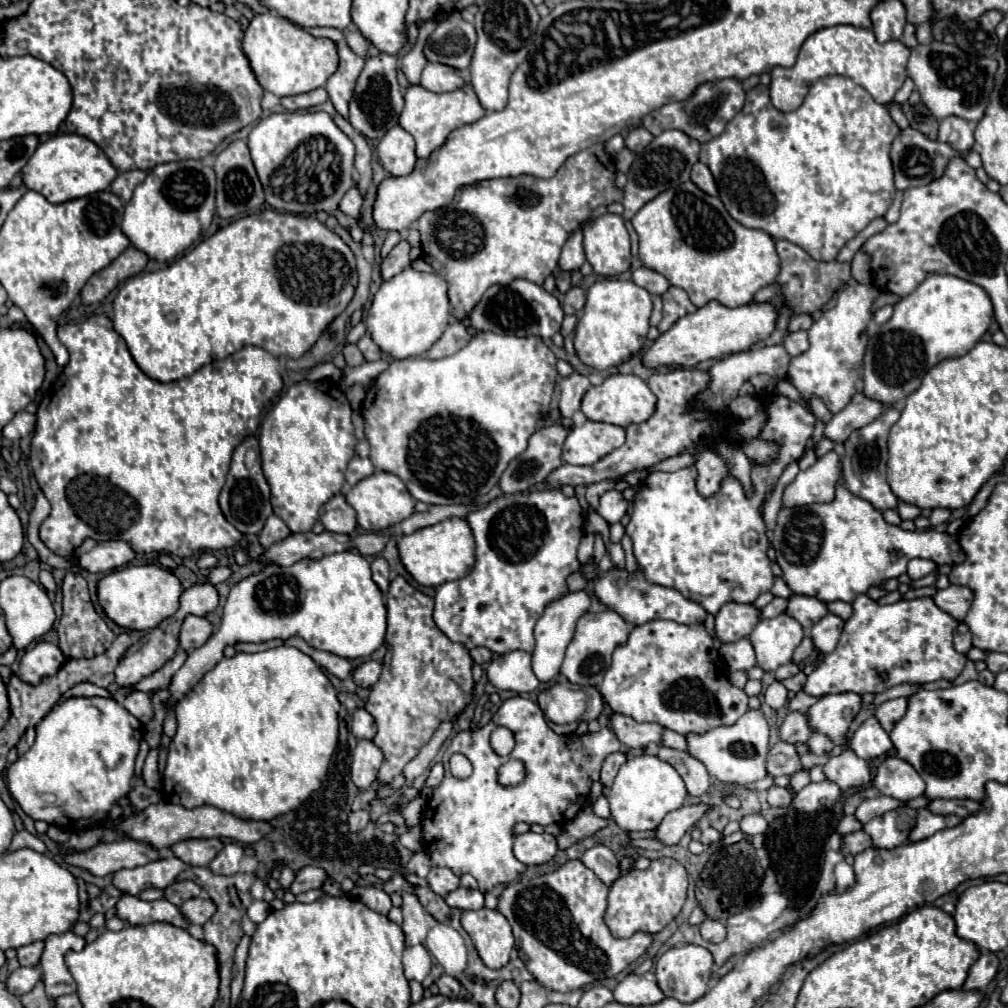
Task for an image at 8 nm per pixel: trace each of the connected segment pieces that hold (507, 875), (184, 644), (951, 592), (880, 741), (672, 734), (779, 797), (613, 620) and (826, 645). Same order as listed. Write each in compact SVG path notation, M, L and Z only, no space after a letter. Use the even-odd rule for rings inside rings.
M518 695L506 699L484 727L456 733L446 749L442 759L446 775L432 791L424 811L424 849L436 867L448 867L458 877L470 873L484 893L498 883L516 881L526 871L526 865L520 863L513 854L516 839L514 825L518 821L528 825L564 825L574 819L576 813L586 805L592 785L590 775L600 777L606 755L620 749L622 743L610 727L602 727L600 731L586 735L558 735L548 727L542 709L534 701ZM498 725L508 727L516 739L516 747L508 757L498 757L490 747L490 733ZM454 753L462 753L470 759L474 771L468 779L456 779L450 773L448 759ZM508 759L518 759L524 763L526 777L520 785L504 787L498 783L498 767L508 763Z
M188 615L184 619L182 631L180 631L180 647L184 651L192 651L196 647L202 647L208 637L212 635L214 627L206 617L196 617L196 615Z
M950 585L948 589L942 589L934 595L934 601L940 609L950 613L954 619L962 621L972 605L972 591L962 585Z
M868 717L852 735L848 747L862 759L872 761L892 749L890 735L882 729L876 717Z
M666 729L664 735L662 735L662 745L664 747L672 747L672 749L680 749L680 751L688 751L688 745L686 745L686 737L676 733L676 731L670 731Z
M770 787L768 789L768 803L770 807L788 807L792 801L792 795L784 787Z
M600 611L600 613L586 613L580 617L576 625L576 633L572 643L566 649L566 657L562 663L562 675L576 685L594 685L598 687L604 679L604 673L610 667L612 653L618 645L624 645L630 635L630 625L616 613L616 611Z
M828 613L826 617L822 617L818 623L812 625L810 635L812 635L812 643L820 653L832 653L836 649L836 643L840 639L844 621L832 613Z

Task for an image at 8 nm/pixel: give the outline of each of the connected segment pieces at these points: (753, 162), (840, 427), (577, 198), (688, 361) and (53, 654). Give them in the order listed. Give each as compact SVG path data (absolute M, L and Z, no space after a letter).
M830 75L830 77L822 77L818 79L804 103L800 109L792 111L792 113L778 113L778 109L772 107L770 103L770 93L768 93L768 87L766 85L756 85L752 91L746 93L746 103L744 107L734 115L734 119L726 125L724 133L708 143L702 143L700 145L700 161L704 165L708 165L708 169L712 171L714 179L716 179L716 185L718 185L718 191L720 191L720 199L726 207L726 211L738 221L742 223L744 227L750 227L750 229L760 229L764 233L768 233L770 237L774 239L786 239L790 243L796 243L800 245L804 251L808 251L808 255L812 255L812 259L816 261L834 261L838 251L852 239L856 237L872 219L876 217L884 217L884 213L888 211L888 207L892 205L892 199L894 199L894 193L896 193L896 187L894 187L894 173L892 173L892 161L890 161L890 143L894 141L894 137L900 133L898 125L892 121L888 109L880 103L876 103L870 93L862 87L858 87L850 77L842 77L842 75Z
M856 393L852 397L852 401L844 407L844 411L832 415L834 419L828 421L828 425L824 429L824 437L834 443L844 443L852 431L878 419L884 413L884 409L888 409L888 407L878 401L868 399L862 393Z
M594 145L572 155L562 171L558 169L554 177L544 181L520 175L462 187L458 203L428 211L418 219L422 259L446 279L456 321L464 321L484 291L496 283L506 285L512 279L528 279L542 285L556 269L562 245L590 215L590 209L622 199L622 191L614 187L612 163L608 159L602 163L600 157L608 155L602 145Z
M710 301L692 315L682 317L674 327L662 333L652 347L644 351L644 363L648 367L676 365L676 367L696 367L708 359L724 359L732 353L746 351L756 343L766 341L776 327L776 309L772 303L746 303L740 307L724 307L718 301Z
M38 641L30 649L26 649L20 659L18 677L30 685L38 683L44 675L54 675L64 665L64 655L56 643Z

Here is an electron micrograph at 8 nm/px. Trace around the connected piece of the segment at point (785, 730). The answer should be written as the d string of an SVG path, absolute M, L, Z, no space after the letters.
M792 711L784 719L780 727L780 739L788 743L806 743L812 735L812 727L808 727L808 717L806 713Z

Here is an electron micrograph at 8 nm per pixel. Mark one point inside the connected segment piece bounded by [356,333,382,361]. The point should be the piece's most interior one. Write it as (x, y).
(371, 351)

